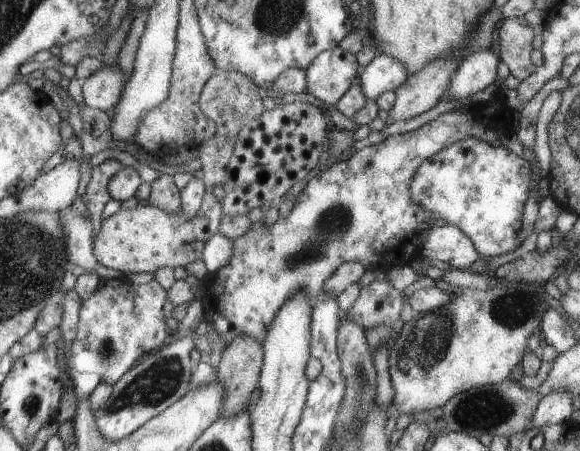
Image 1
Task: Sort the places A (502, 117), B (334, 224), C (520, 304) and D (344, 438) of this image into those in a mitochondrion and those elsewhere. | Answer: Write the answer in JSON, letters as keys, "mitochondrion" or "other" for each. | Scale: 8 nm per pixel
{"A":"other","B":"mitochondrion","C":"mitochondrion","D":"mitochondrion"}

